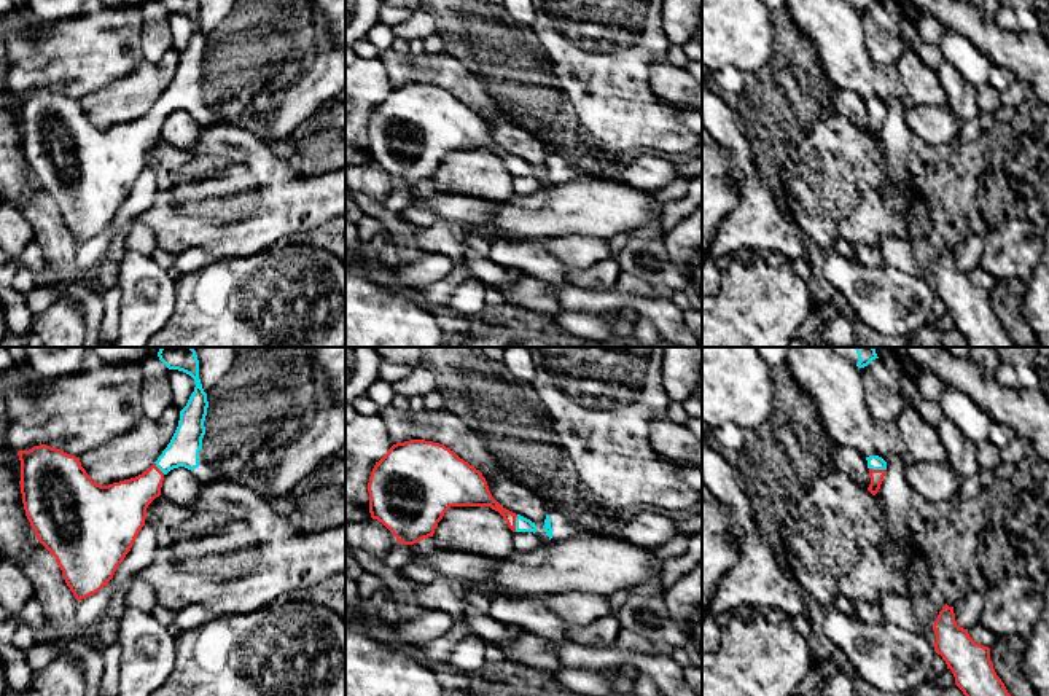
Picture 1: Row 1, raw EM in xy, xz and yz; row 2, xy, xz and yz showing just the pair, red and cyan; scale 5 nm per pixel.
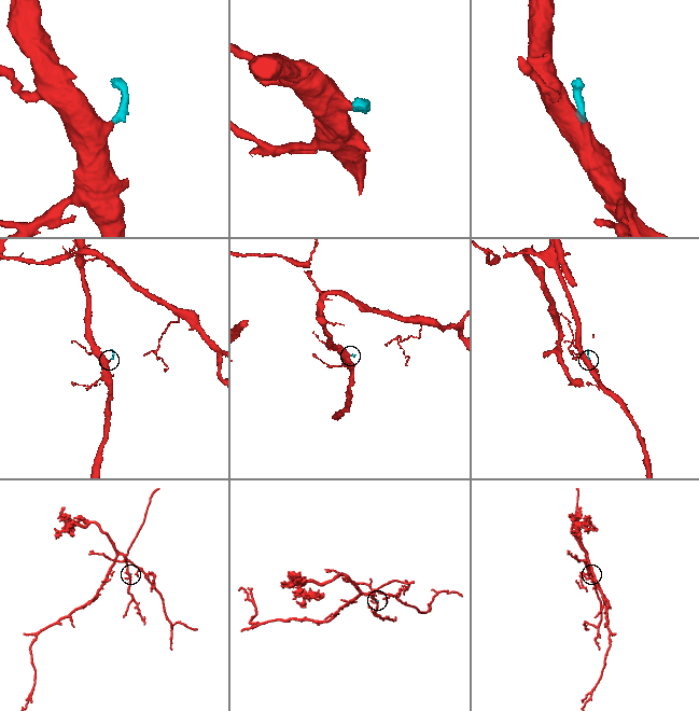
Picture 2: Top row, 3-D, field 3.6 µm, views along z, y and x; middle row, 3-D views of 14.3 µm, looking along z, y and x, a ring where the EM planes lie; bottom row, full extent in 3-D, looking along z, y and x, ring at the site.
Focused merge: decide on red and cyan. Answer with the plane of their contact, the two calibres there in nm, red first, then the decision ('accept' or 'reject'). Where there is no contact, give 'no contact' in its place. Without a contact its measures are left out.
xz | 130/80 nm | accept

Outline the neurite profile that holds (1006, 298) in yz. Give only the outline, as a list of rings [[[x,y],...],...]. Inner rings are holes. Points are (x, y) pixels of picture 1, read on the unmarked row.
[[[1019,279],[998,280],[990,291],[990,304],[1017,347],[1039,347],[1038,338],[1022,312],[1025,291],[1027,285]]]

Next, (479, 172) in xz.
[[[450,150],[435,172],[433,188],[495,202],[514,196],[513,174],[490,150]]]

